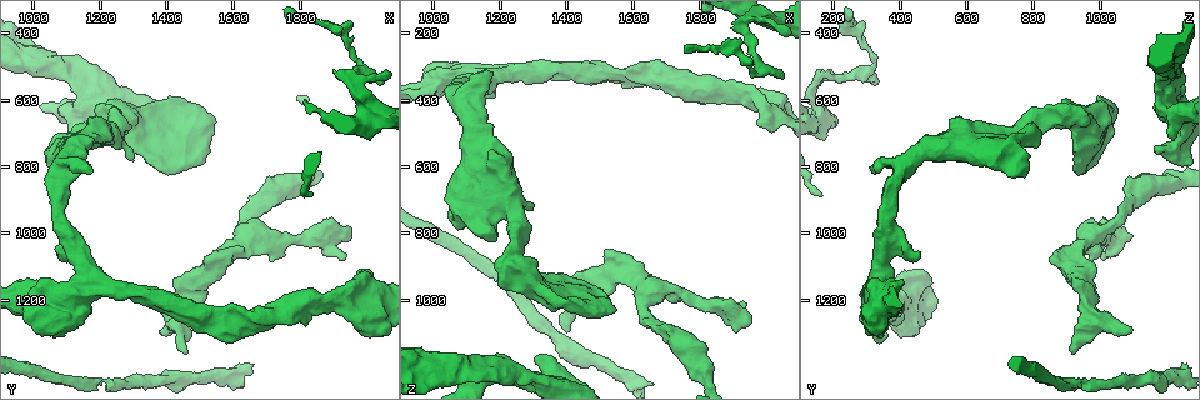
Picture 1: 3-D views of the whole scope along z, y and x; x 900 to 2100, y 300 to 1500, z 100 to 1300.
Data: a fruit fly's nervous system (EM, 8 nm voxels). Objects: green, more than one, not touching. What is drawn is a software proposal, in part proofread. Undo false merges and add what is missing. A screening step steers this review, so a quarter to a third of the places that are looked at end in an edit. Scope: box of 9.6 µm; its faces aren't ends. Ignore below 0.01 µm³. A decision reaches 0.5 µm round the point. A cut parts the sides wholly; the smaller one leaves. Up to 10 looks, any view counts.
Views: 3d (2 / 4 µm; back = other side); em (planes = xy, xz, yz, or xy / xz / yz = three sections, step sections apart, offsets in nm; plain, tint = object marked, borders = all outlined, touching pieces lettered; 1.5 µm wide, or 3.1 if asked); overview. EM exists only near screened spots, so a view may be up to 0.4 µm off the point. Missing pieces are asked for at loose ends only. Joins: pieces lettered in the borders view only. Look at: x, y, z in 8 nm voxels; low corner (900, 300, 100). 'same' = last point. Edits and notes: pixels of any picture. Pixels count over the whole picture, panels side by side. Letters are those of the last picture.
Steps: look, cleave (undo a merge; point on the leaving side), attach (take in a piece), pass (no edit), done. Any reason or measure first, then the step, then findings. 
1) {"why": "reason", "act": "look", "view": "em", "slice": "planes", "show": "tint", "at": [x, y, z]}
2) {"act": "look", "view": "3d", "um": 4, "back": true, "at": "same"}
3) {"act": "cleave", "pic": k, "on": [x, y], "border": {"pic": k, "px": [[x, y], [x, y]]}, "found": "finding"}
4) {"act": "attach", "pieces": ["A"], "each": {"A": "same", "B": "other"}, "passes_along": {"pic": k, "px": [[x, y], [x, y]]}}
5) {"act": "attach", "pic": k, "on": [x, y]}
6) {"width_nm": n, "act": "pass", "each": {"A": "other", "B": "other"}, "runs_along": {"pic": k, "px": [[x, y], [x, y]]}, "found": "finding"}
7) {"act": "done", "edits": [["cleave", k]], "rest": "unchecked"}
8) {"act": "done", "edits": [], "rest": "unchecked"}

{"act": "look", "view": "em", "slice": "planes", "show": "borders", "at": [1410, 1300, 1090]}

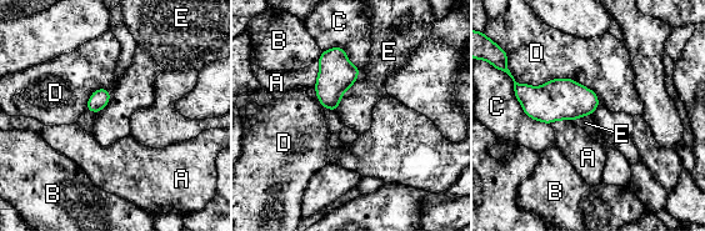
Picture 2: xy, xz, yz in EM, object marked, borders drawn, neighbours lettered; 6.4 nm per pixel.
{"act": "pass", "each": {"A": "other", "B": "other", "C": "other", "D": "other", "E": "other"}, "border": {"pic": 2, "px": [[356, 81], [344, 93], [335, 111]]}, "found": "no lettered piece goes on from it"}

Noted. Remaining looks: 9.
{"why": "thick end", "act": "look", "view": "3d", "um": 2, "at": [1930, 1070, 1010]}

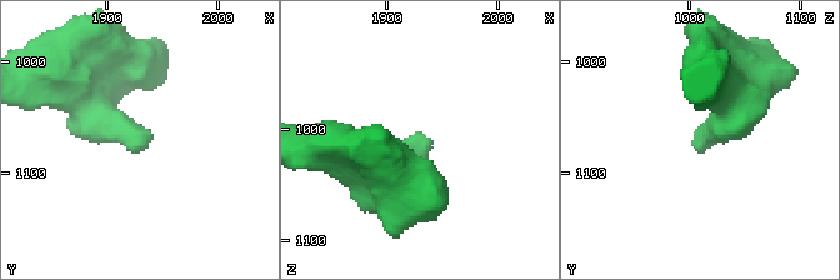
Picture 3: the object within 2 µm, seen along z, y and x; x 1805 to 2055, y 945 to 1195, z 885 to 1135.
{"act": "look", "view": "em", "slice": "planes", "show": "tint", "at": [1940, 1072, 1016]}

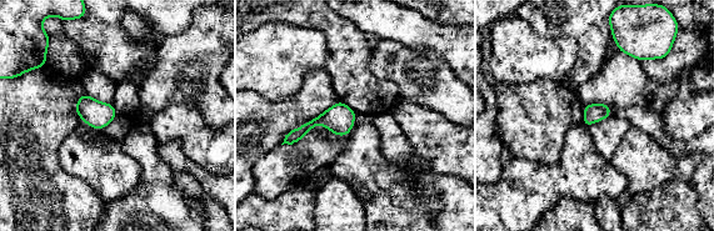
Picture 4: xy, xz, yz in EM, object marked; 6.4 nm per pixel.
{"why": "what lies round it", "act": "look", "view": "em", "slice": "planes", "show": "borders", "at": "same"}

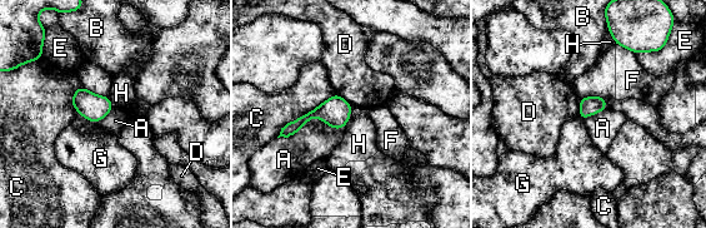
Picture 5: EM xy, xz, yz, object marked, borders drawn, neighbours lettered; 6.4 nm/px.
{"act": "pass", "each": {"A": "other", "B": "other", "C": "other", "D": "other", "E": "other", "F": "other", "G": "other", "H": "other"}, "border": {"pic": 5, "px": [[345, 125], [310, 118], [278, 138]]}, "found": "no lettered piece goes on from it"}

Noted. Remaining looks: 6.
{"why": "an open end", "act": "look", "view": "em", "slice": "planes", "show": "borders", "at": [1090, 1070, 460]}

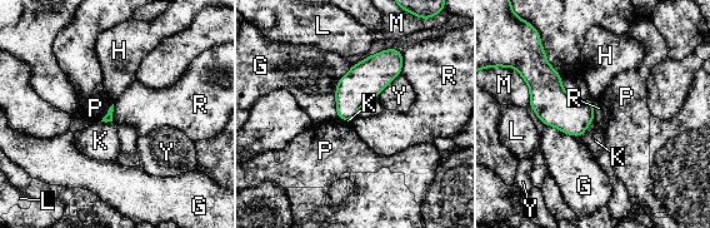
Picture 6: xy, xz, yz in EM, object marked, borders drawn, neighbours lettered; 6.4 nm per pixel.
{"act": "pass", "each": {"G": "other", "H": "other", "K": "other", "L": "other", "M": "other", "P": "other", "R": "other", "Y": "other"}, "border": {"pic": 6, "px": [[591, 99], [594, 120]]}, "found": "none of them fits"}

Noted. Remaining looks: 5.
{"act": "look", "view": "em", "slice": "planes", "show": "borders", "at": [1310, 590, 1230]}

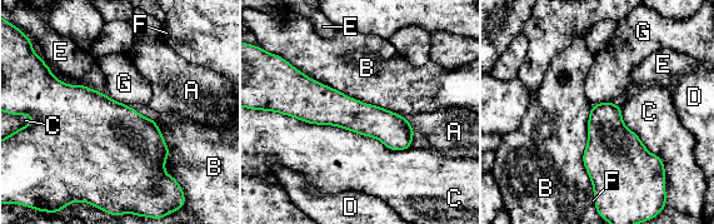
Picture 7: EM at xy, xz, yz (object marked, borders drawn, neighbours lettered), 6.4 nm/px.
{"act": "pass", "each": {"A": "other", "B": "other", "C": "other", "D": "other", "E": "other", "F": "other", "G": "other"}, "found": "none of them fits"}

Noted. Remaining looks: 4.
{"act": "done", "edits": [], "rest": "unchecked"}

